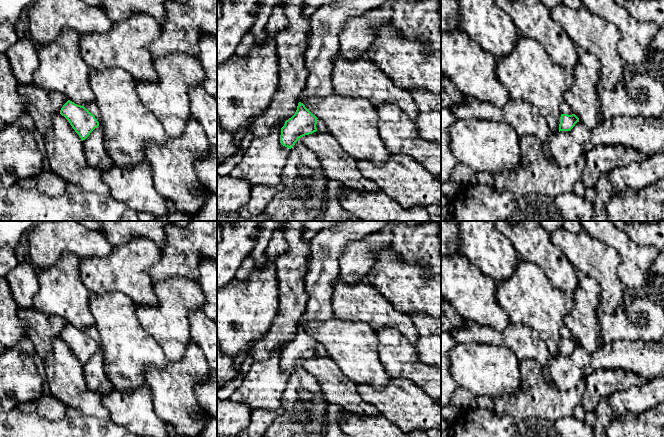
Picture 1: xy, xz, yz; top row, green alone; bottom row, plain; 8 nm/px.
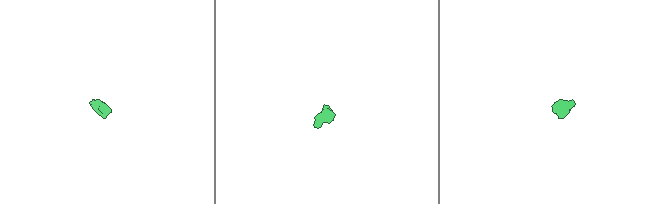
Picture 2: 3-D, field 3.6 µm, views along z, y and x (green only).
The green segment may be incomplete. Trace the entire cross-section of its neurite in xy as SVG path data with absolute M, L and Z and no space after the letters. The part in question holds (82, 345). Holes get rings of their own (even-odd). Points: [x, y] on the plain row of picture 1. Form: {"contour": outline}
{"contour": "M70 324L63 329L60 338L68 344L82 365L99 350L99 346L92 337L84 330L77 329Z"}

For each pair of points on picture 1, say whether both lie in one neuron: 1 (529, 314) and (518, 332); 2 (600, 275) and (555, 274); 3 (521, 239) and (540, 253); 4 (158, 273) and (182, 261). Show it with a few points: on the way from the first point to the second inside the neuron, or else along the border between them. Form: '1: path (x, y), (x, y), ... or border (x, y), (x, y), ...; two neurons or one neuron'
1: border (510, 322), (527, 325), (542, 338); two neurons
2: border (562, 253), (578, 271); two neurons
3: path (526, 240), (535, 249); one neuron
4: path (164, 268), (176, 261); one neuron

